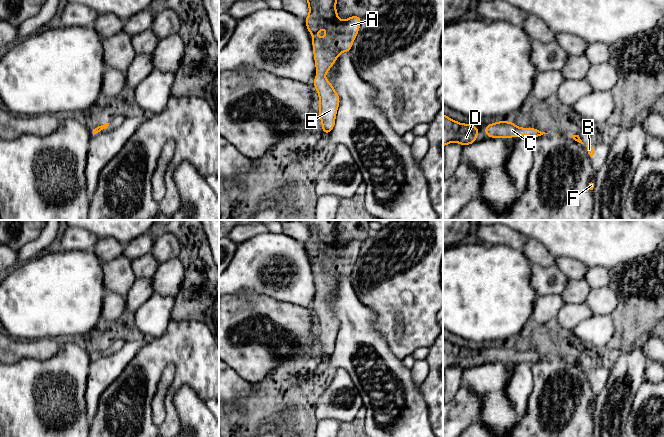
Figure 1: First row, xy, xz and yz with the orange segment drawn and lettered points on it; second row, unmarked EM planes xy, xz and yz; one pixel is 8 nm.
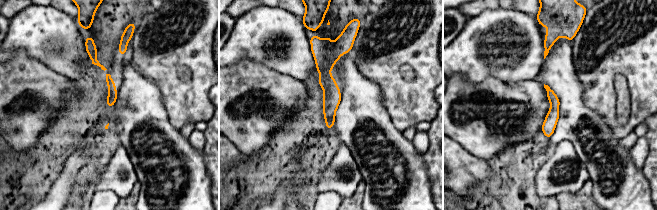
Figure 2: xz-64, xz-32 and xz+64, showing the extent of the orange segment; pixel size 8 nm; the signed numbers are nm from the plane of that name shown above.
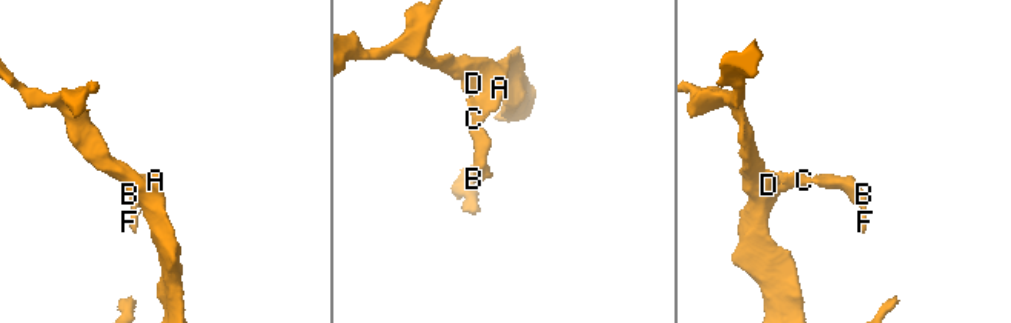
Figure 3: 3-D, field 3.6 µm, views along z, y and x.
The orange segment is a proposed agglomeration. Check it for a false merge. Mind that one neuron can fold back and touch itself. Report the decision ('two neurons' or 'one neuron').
one neuron

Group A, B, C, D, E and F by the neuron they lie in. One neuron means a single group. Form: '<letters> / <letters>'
A B C D E F

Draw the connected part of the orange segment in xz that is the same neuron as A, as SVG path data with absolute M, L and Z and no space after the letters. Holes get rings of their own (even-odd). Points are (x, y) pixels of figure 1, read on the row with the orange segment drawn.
M307 0L309 4L309 16L305 19L308 31L313 35L312 43L317 75L313 81L313 84L319 94L319 116L325 136L335 126L335 116L340 99L334 90L334 87L324 77L324 75L330 70L331 66L337 60L341 52L345 51L349 53L361 24L361 17L359 16L352 16L347 18L345 21L341 21L336 12L336 1L337 0ZM324 26L326 27L326 35L323 39L319 39L317 37L317 33Z

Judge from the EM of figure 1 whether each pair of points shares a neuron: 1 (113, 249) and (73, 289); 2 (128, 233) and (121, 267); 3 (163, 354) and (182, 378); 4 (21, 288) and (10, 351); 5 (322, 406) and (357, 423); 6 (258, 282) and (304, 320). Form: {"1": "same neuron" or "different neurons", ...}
{"1": "different neurons", "2": "different neurons", "3": "same neuron", "4": "different neurons", "5": "different neurons", "6": "different neurons"}

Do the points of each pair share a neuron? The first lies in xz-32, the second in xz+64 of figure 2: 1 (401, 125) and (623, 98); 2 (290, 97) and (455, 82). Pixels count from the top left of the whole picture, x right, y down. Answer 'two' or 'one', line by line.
1: two
2: one

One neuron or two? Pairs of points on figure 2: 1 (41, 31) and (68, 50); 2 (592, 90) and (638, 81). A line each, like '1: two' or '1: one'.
1: one
2: one

